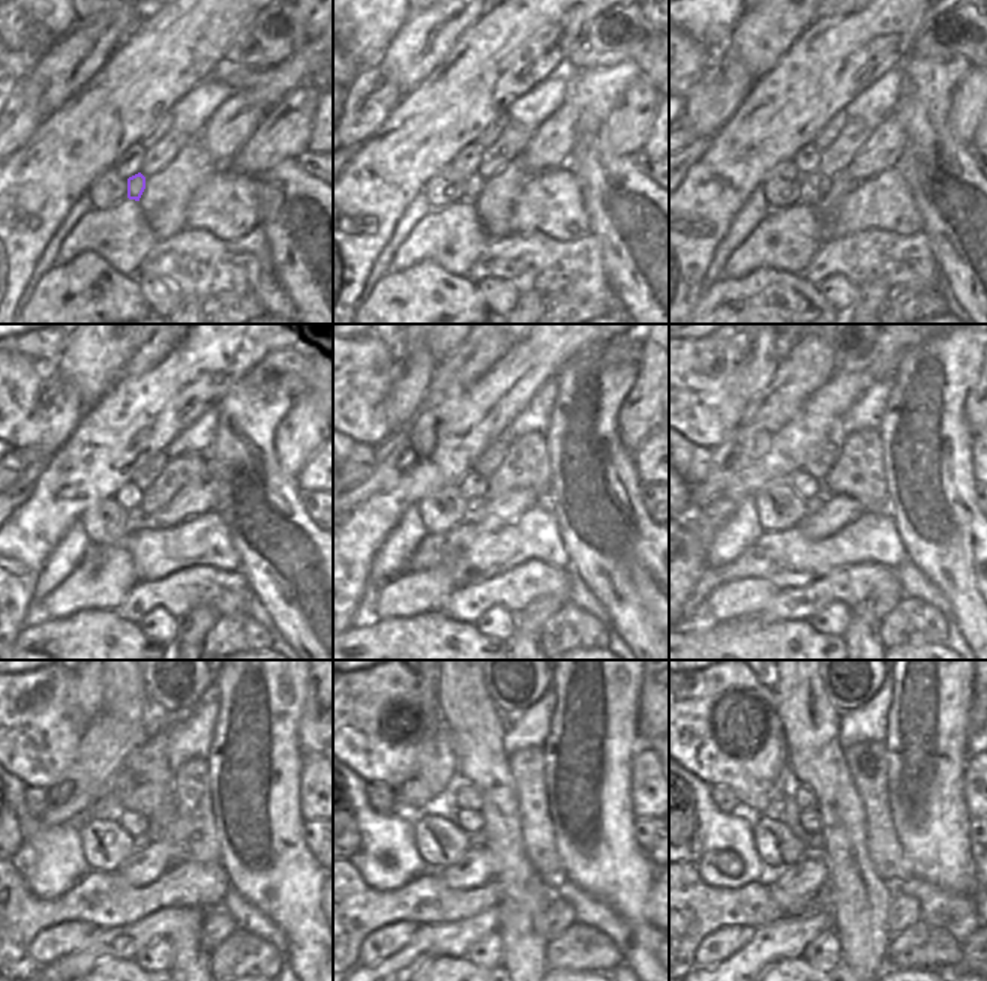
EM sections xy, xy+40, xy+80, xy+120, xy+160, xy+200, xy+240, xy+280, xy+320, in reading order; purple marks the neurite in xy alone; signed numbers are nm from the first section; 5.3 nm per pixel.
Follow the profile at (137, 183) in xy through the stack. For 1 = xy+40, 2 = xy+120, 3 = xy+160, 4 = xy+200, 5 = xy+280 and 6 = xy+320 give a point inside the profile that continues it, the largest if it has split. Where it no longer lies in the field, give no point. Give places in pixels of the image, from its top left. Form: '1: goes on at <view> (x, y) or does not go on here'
1: goes on at xy+40 (474, 183)
2: goes on at xy+120 (138, 519)
3: goes on at xy+160 (476, 512)
4: goes on at xy+200 (813, 504)
5: goes on at xy+280 (477, 840)
6: goes on at xy+320 (815, 842)

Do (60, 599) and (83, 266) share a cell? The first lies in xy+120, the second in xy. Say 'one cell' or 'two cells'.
two cells

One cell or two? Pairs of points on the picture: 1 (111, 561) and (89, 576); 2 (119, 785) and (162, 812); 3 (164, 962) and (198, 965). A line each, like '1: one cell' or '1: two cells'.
1: one cell
2: two cells
3: two cells

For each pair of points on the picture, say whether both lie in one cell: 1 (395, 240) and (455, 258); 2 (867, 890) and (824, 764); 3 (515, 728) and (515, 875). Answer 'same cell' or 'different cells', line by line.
1: different cells
2: same cell
3: different cells

